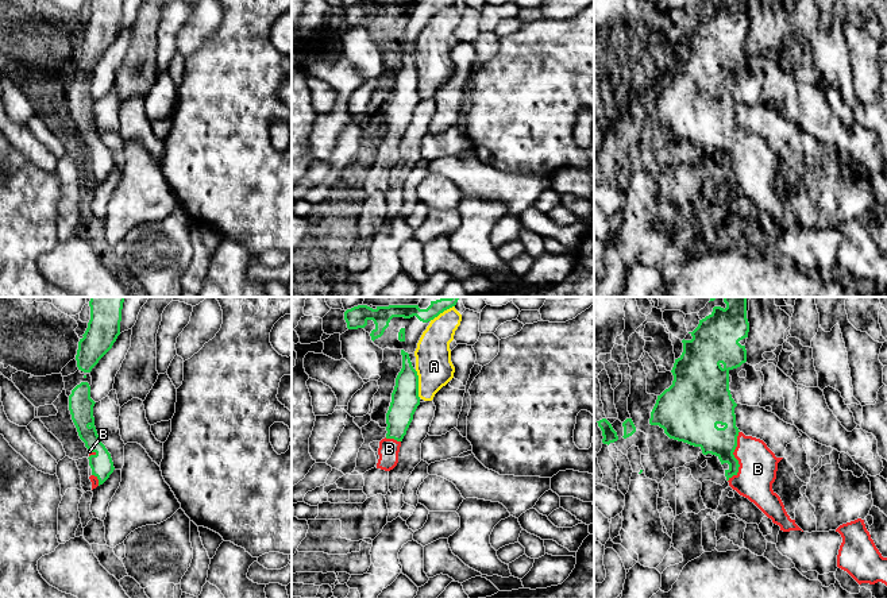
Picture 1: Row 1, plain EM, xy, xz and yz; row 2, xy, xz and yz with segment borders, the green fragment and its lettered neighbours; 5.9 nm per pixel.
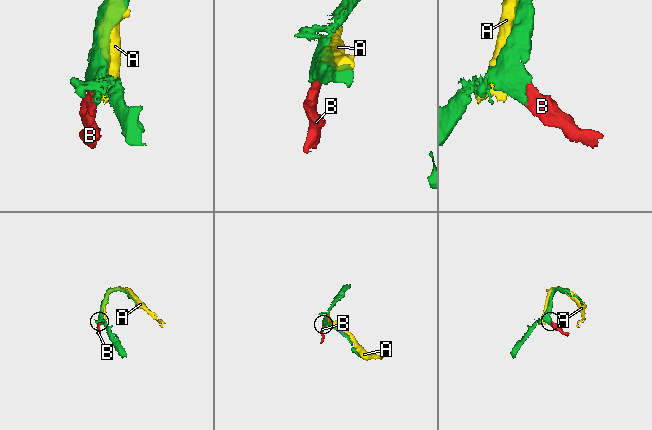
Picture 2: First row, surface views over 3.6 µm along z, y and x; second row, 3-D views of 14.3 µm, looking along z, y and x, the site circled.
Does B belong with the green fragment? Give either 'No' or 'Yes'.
Yes

